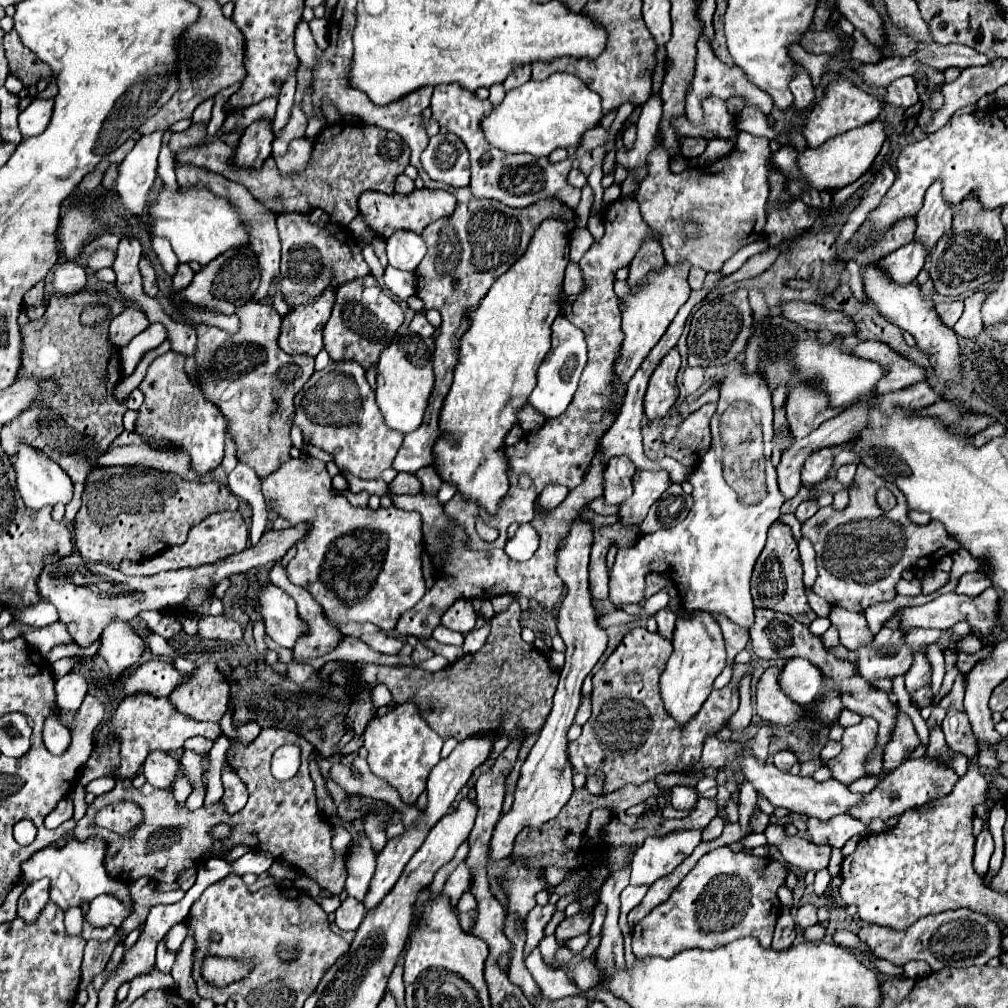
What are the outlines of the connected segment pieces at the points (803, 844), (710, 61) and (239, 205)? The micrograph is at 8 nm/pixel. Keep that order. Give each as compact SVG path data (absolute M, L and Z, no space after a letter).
M770 824L764 834L768 838L768 844L776 846L790 866L798 866L804 872L808 870L818 872L822 868L828 868L832 846L828 844L818 846L800 836L786 836L784 826L778 826L778 824Z
M700 36L698 42L696 42L696 68L694 68L694 78L688 86L688 94L686 94L686 112L688 112L688 118L692 122L700 122L702 120L702 108L700 108L700 102L706 98L706 96L720 96L720 98L732 98L732 96L740 96L744 98L746 106L754 106L758 108L760 112L764 112L766 116L770 114L772 110L772 98L762 92L760 88L756 88L744 74L738 66L726 66L724 62L720 62L716 56L714 56L714 50L708 42L706 36Z
M182 164L176 170L176 176L178 176L178 184L180 184L182 190L184 190L184 186L200 186L202 184L202 186L208 186L208 190L212 190L216 196L228 198L234 204L234 208L238 210L238 214L244 218L244 222L248 222L248 232L250 232L250 238L252 238L250 244L252 244L252 250L254 250L254 254L258 258L258 266L260 266L260 286L256 290L256 294L254 294L254 300L266 298L270 284L280 274L280 270L278 270L278 266L280 266L280 238L278 238L278 230L276 230L276 218L272 214L266 214L264 204L256 202L256 198L252 198L252 194L242 184L230 182L220 174L200 170L200 168L192 166L192 164Z

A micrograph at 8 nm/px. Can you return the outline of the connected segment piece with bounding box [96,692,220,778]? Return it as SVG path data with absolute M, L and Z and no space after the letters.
M136 692L126 696L116 712L102 724L96 736L96 744L104 744L108 738L118 740L120 744L120 766L116 768L116 776L120 778L134 778L138 770L144 764L146 754L152 750L164 750L164 752L174 752L182 748L182 744L192 738L192 736L204 736L208 740L216 740L220 734L220 726L214 722L198 722L194 718L188 718L176 710L168 702L168 698L158 698L146 692Z

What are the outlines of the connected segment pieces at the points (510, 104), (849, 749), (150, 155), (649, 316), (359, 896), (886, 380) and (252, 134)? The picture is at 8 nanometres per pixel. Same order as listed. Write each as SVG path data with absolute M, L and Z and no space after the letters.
M556 72L542 82L530 80L516 90L508 90L504 100L484 116L484 138L498 150L512 154L532 154L534 158L548 156L554 148L580 146L580 136L598 126L602 118L600 96L592 92L580 78L568 72Z
M862 718L860 724L846 728L842 738L842 752L836 758L824 762L824 766L830 768L832 778L844 784L852 784L854 780L862 778L864 760L866 754L876 746L878 728L874 718Z
M162 132L140 136L132 152L120 164L116 178L116 192L122 206L132 216L142 216L146 210L146 196L156 178L156 160L162 144Z
M682 262L680 266L664 266L664 270L650 272L640 288L632 288L626 282L616 280L614 292L618 296L620 312L622 312L622 330L626 334L620 350L620 358L616 362L616 376L620 382L628 382L634 372L640 368L642 360L648 356L652 346L662 338L664 330L668 328L668 322L676 316L676 310L688 300L690 286L688 286L688 262Z
M362 836L360 844L352 844L352 850L346 860L348 880L346 880L346 892L348 896L356 898L358 902L364 902L364 894L368 892L372 874L376 868L376 854L372 850L372 844L366 836Z
M876 340L860 342L852 350L852 354L872 360L882 366L884 378L876 384L876 394L888 394L894 390L908 388L916 382L922 382L926 376L926 372L920 366L916 366L914 362L896 354L890 346L884 346L884 342L876 342Z
M272 120L254 122L244 130L244 136L240 138L236 148L236 164L244 168L260 168L272 154L272 140Z

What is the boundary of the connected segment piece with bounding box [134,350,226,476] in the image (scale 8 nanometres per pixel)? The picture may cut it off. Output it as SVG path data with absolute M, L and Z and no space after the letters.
M166 352L158 356L142 384L138 386L144 392L144 404L138 410L134 432L146 438L154 448L182 448L190 454L190 466L200 476L216 470L224 458L224 438L226 438L226 418L220 410L206 402L198 384L192 382L184 372L186 356L178 352Z

